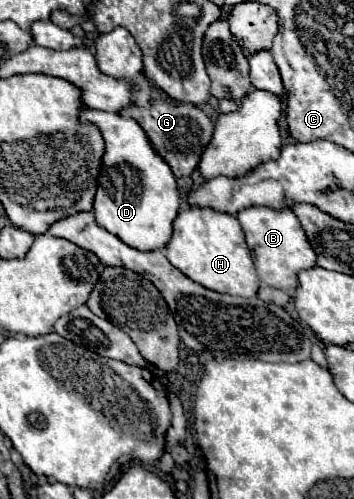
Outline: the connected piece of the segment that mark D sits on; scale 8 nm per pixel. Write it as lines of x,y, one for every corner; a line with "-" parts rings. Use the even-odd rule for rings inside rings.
83,108
81,120
97,124
105,138
105,168
101,168
101,180
97,186
97,196
93,206
97,224
101,224
101,228
115,234
125,244
137,250
163,250
173,236
173,220
177,218
179,210
179,190
171,168
161,160
161,156
153,152
149,138
133,118
123,118
115,112

